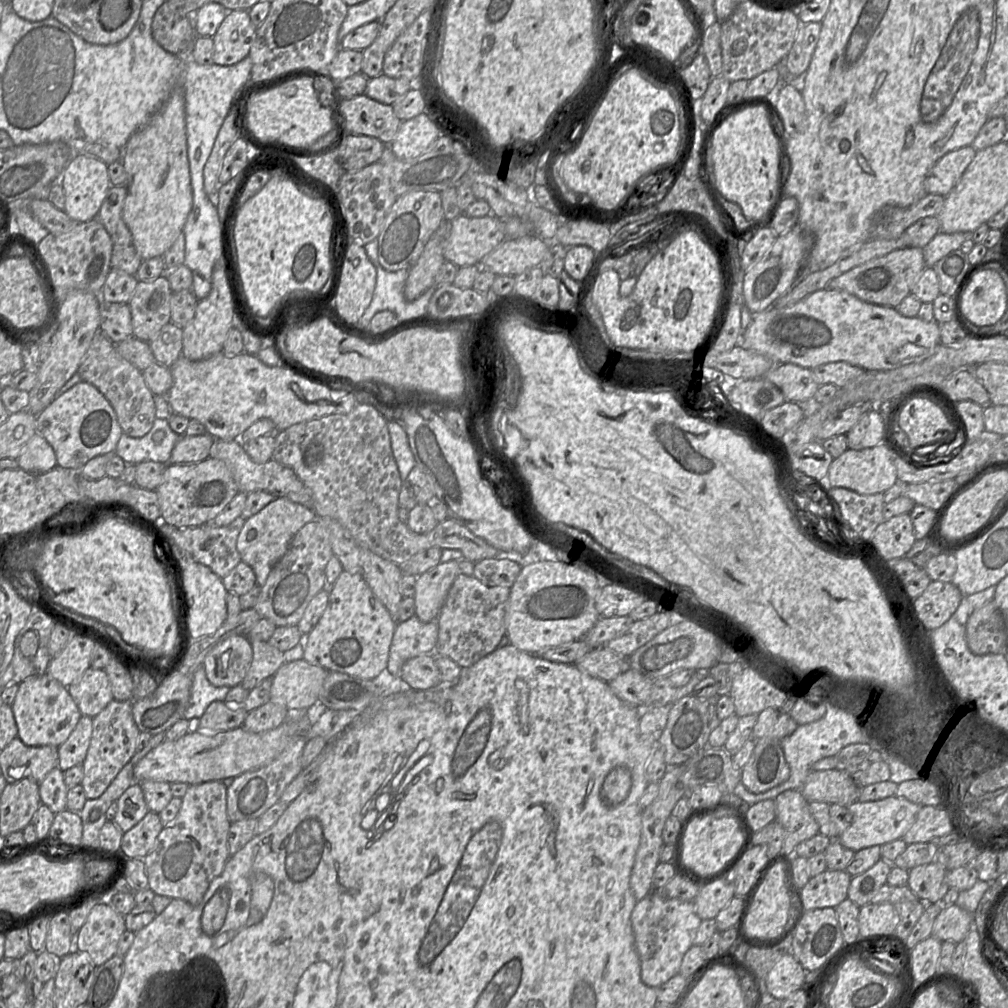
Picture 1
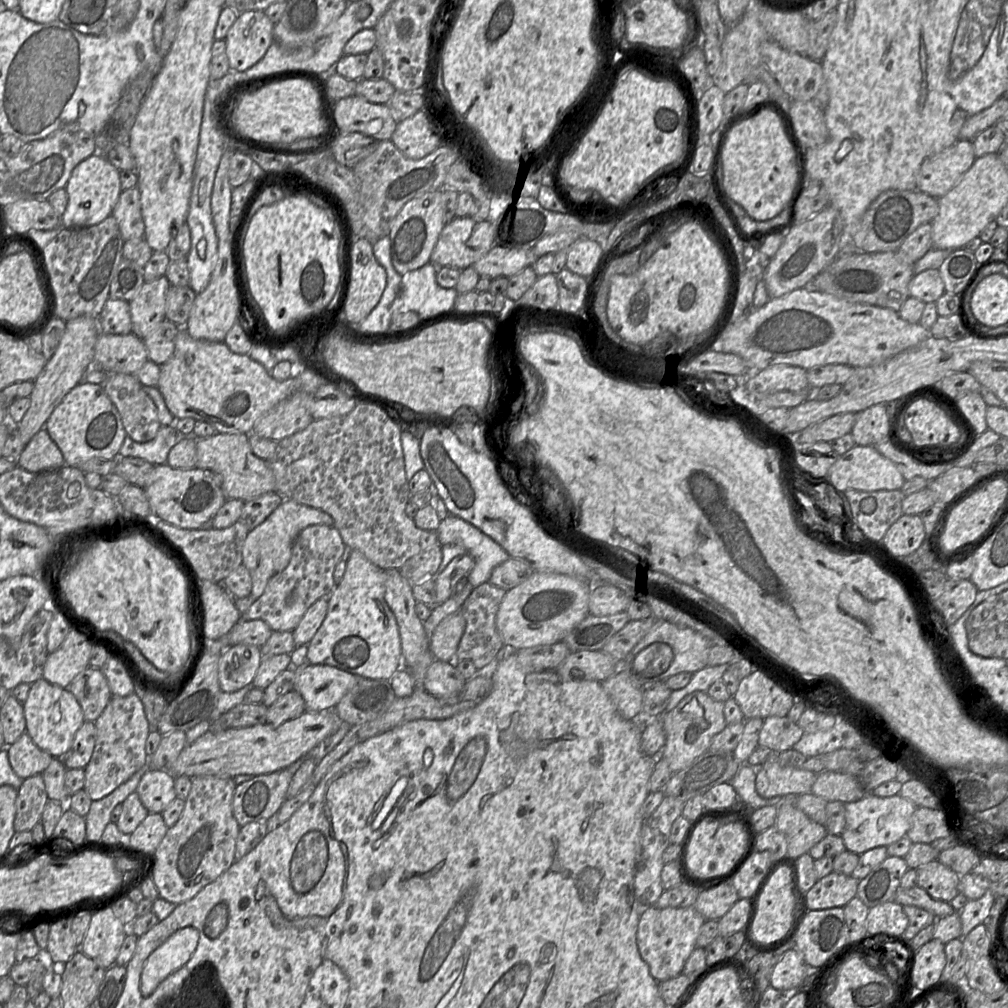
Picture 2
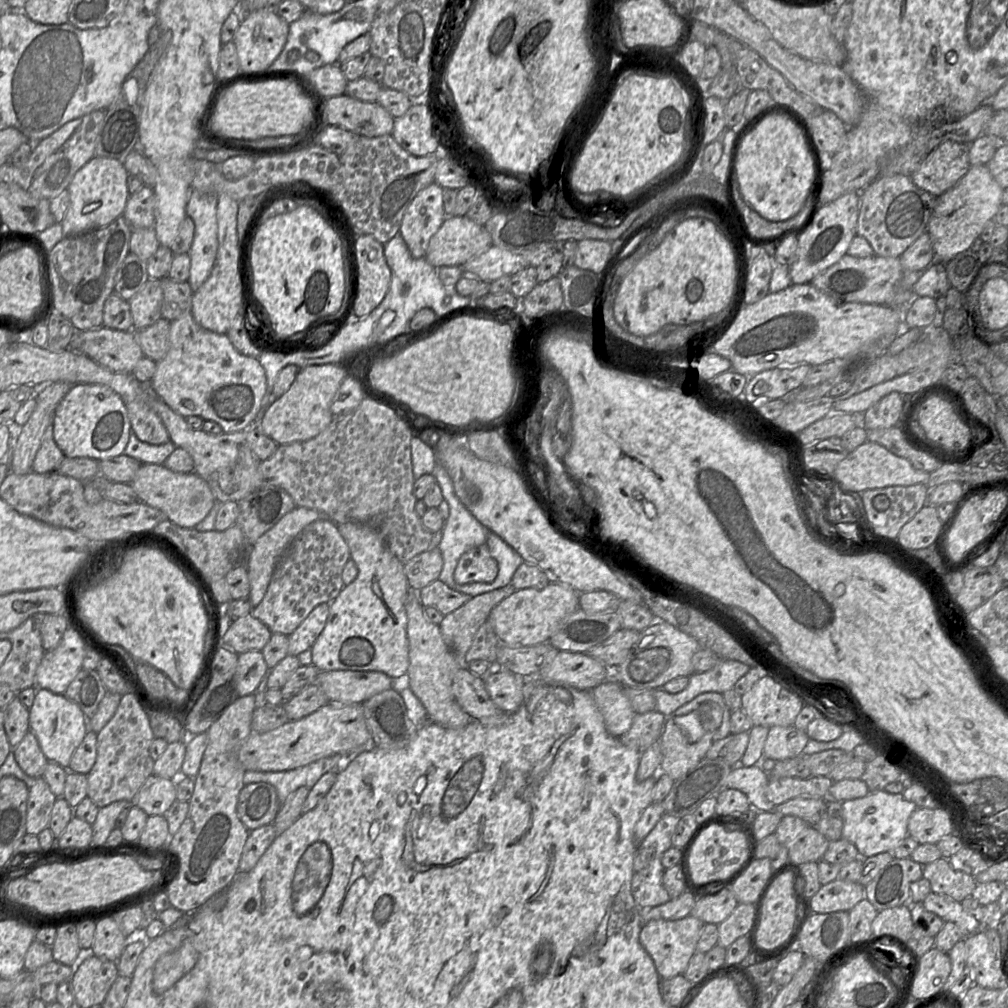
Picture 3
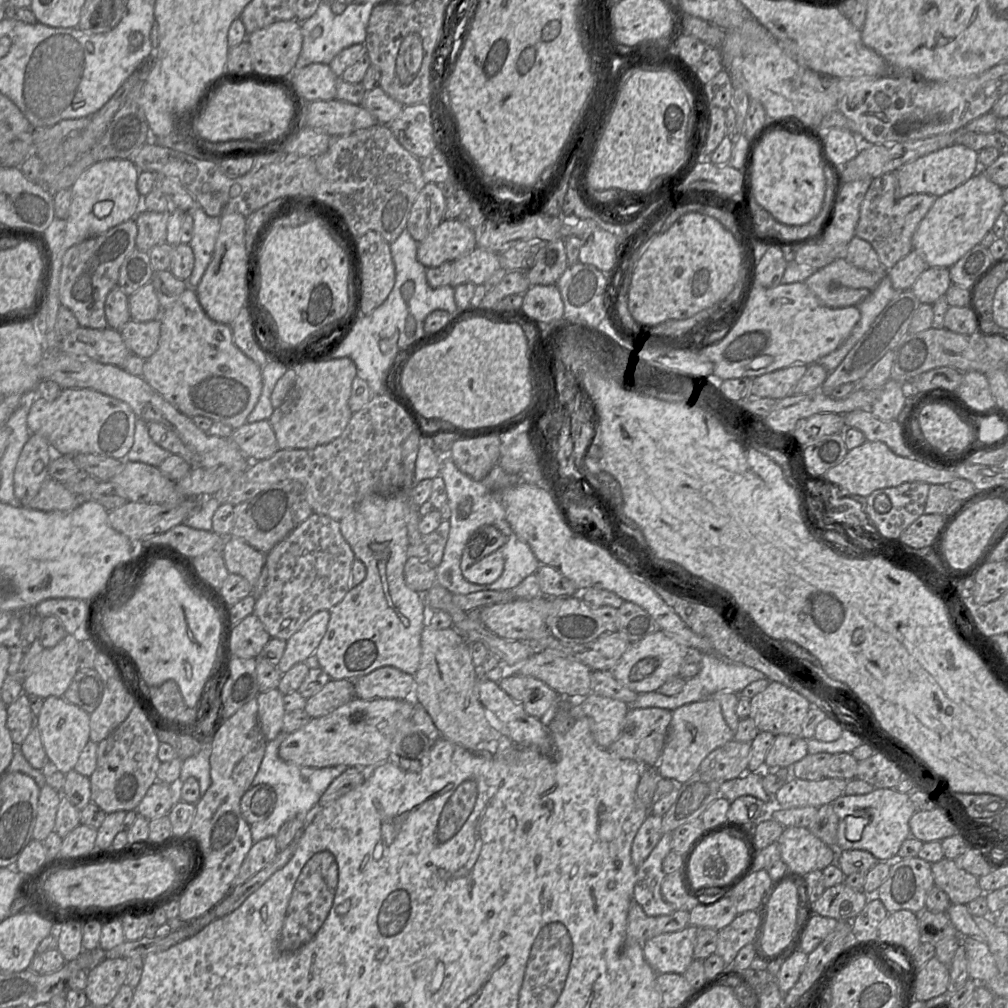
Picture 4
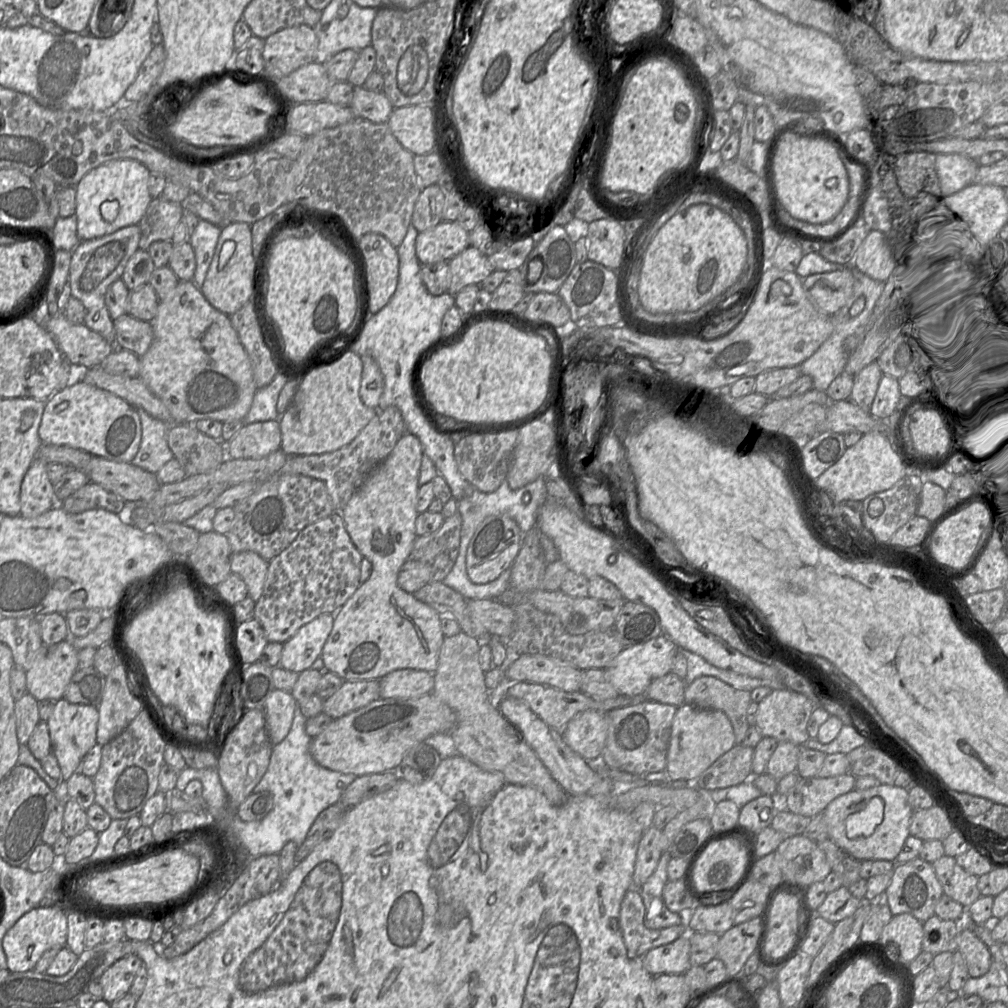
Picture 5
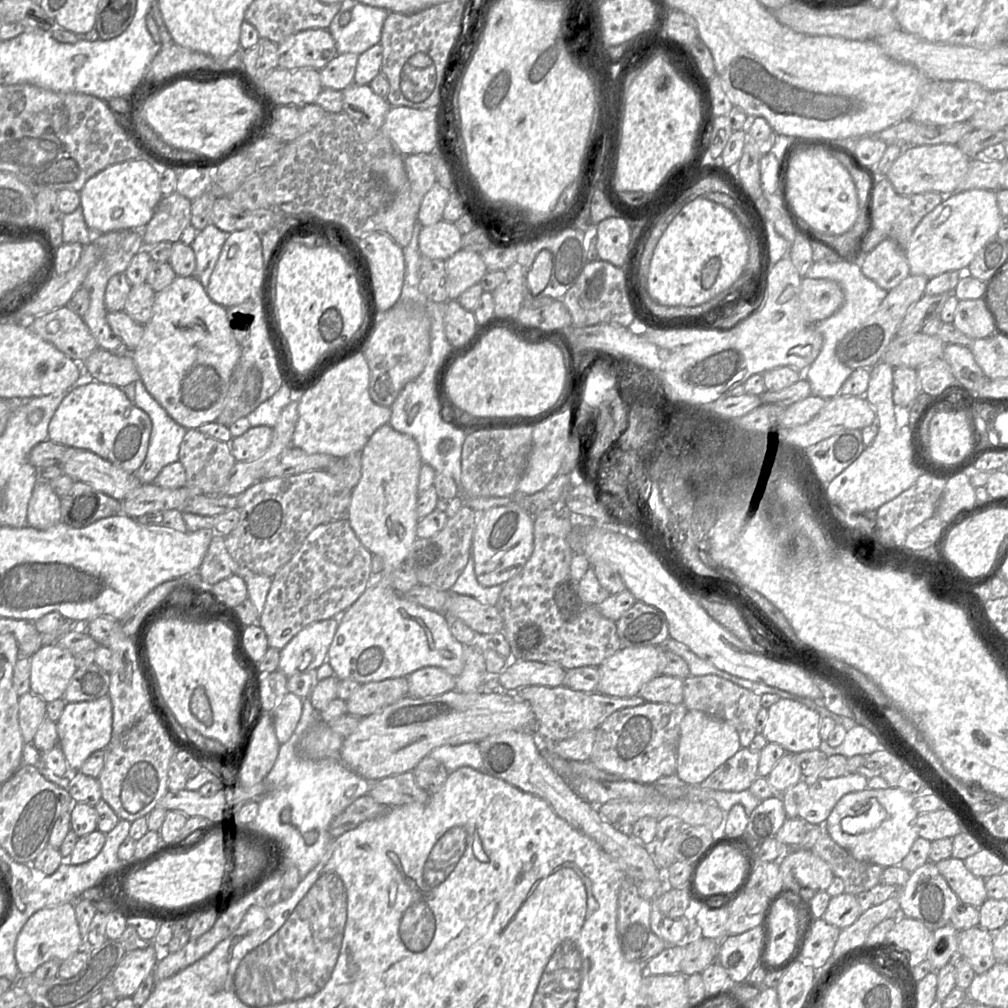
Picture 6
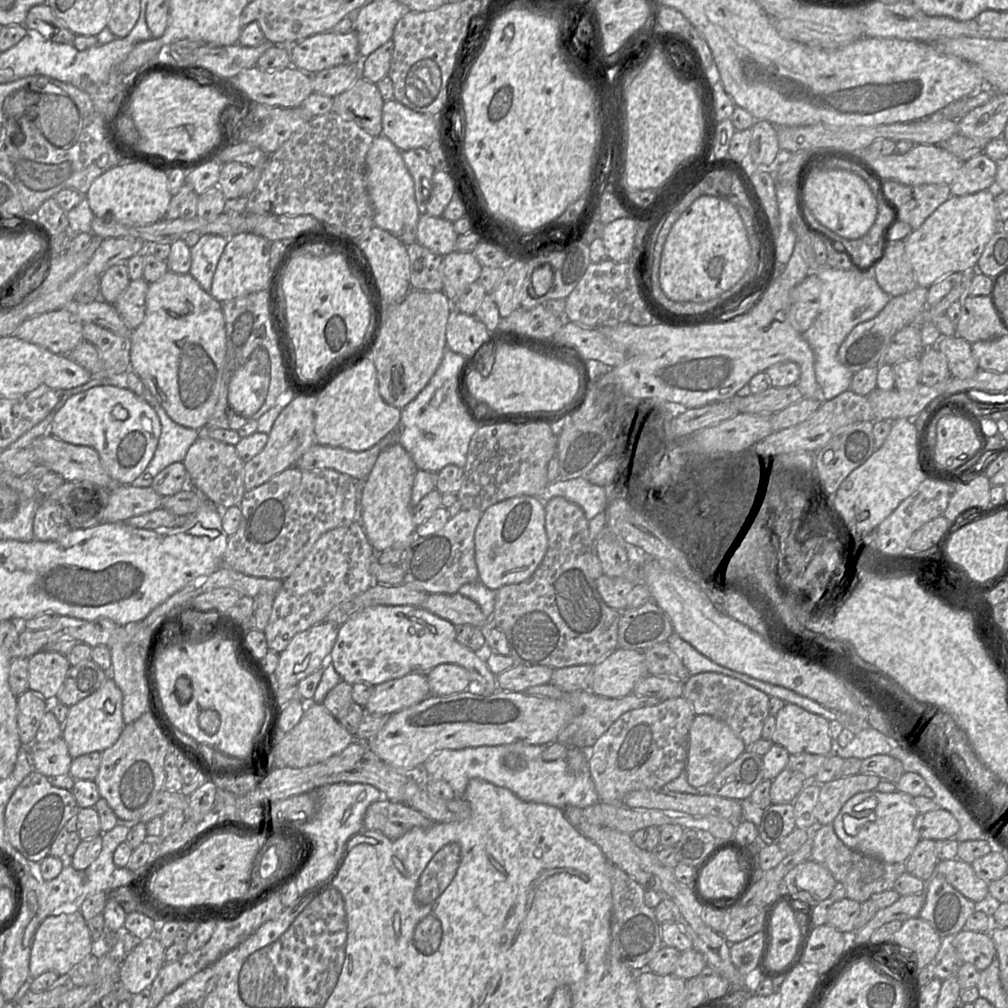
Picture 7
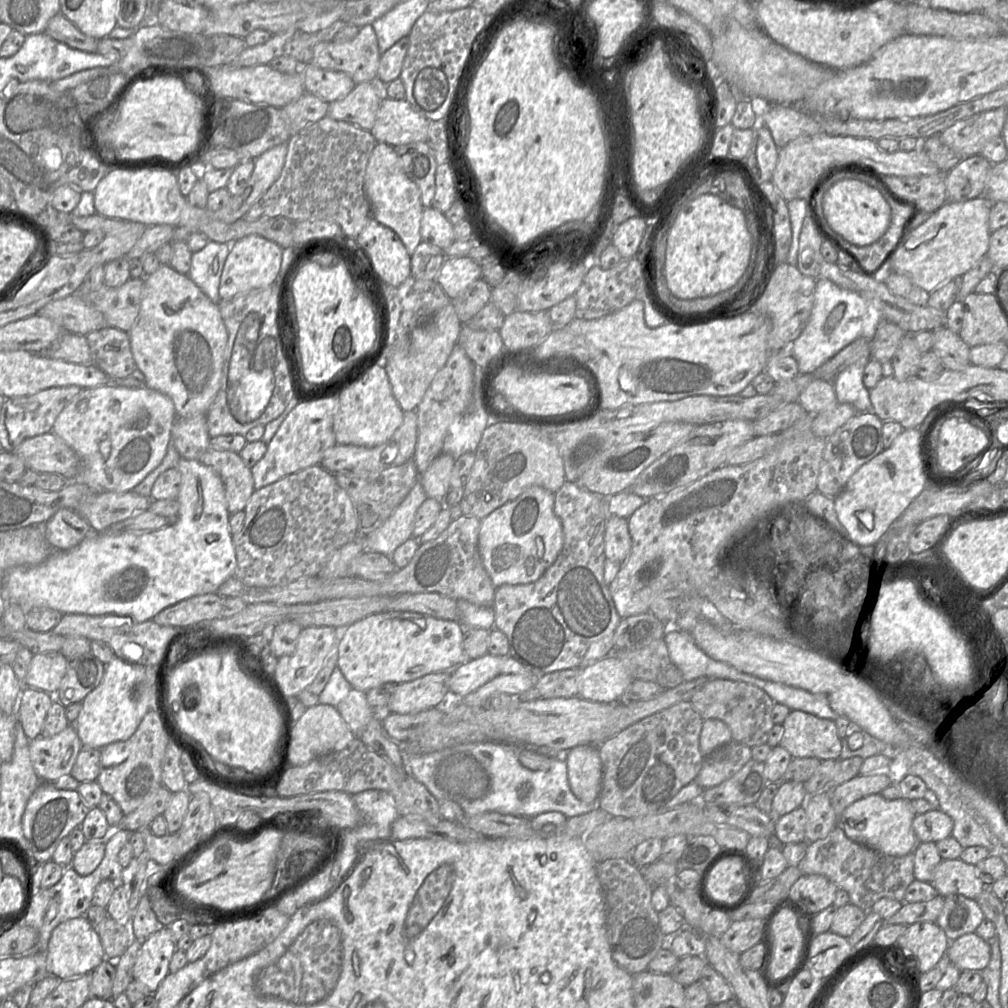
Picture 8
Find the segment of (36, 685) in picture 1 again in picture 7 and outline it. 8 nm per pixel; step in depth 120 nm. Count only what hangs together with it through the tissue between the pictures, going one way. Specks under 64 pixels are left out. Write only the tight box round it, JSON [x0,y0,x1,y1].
[61,677,124,759]

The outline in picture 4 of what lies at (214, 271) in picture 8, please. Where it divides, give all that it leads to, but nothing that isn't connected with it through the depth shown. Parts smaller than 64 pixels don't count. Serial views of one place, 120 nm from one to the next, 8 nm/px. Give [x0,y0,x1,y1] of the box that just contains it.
[187,205,220,289]

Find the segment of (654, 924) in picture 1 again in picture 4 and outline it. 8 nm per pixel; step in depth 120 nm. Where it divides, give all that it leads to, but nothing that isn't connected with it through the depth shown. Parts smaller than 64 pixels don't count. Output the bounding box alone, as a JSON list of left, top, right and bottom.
[643,925,698,975]

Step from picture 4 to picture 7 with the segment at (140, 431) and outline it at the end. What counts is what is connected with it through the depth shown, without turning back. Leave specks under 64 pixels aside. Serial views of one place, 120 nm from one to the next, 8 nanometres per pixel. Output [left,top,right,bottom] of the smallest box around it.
[131,386,199,487]

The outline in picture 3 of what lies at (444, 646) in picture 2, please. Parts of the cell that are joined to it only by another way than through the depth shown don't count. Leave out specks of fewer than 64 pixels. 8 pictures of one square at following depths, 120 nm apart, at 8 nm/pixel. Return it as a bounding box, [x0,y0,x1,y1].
[439,584,516,661]

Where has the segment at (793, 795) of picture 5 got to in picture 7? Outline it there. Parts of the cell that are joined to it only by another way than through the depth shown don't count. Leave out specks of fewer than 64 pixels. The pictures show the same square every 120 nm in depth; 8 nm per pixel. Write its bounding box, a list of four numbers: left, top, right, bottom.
[814,773,881,826]

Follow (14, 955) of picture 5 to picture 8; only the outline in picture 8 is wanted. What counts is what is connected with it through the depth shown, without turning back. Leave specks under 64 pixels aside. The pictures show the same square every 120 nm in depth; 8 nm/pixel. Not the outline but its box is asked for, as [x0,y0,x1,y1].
[45,916,105,981]

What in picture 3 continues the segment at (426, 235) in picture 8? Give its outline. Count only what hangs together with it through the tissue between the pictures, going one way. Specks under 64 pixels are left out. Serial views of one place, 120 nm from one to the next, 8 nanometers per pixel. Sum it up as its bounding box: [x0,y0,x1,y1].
[424,215,491,268]

